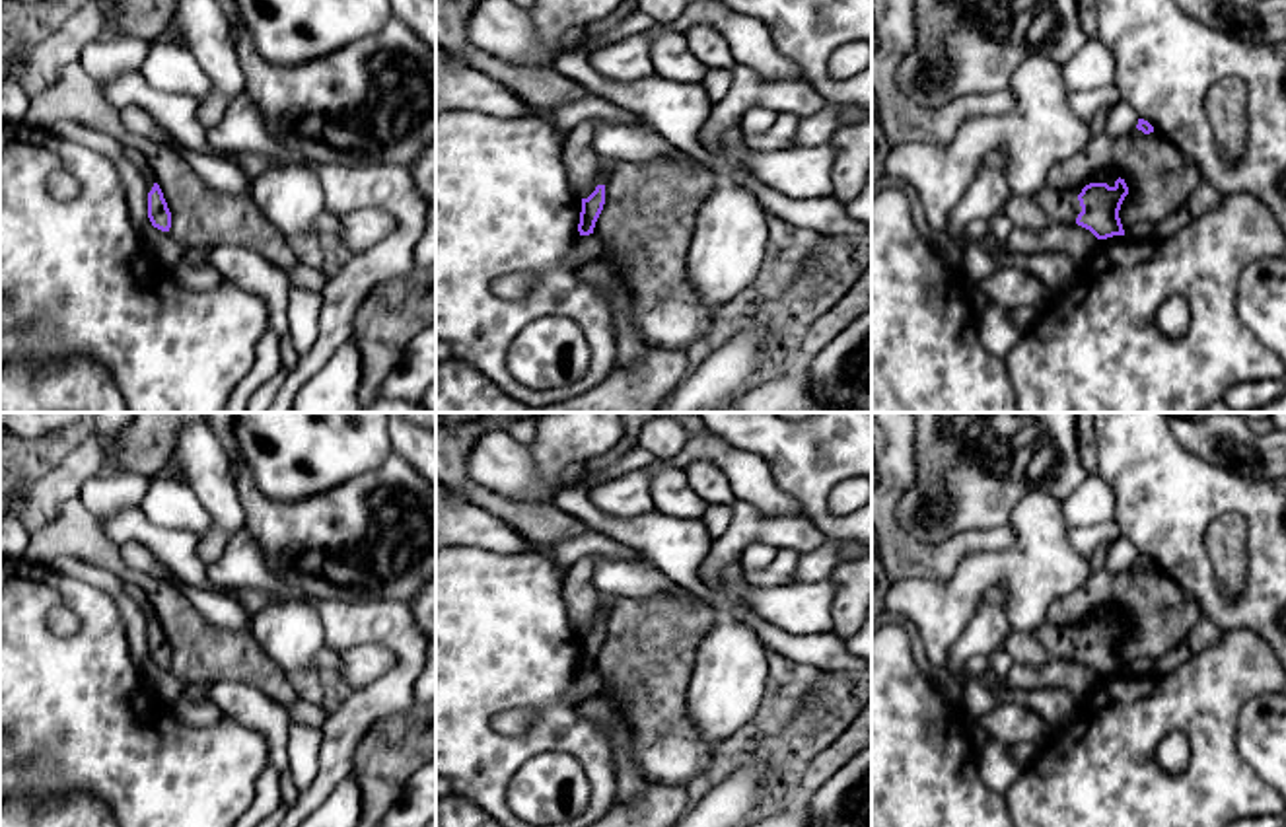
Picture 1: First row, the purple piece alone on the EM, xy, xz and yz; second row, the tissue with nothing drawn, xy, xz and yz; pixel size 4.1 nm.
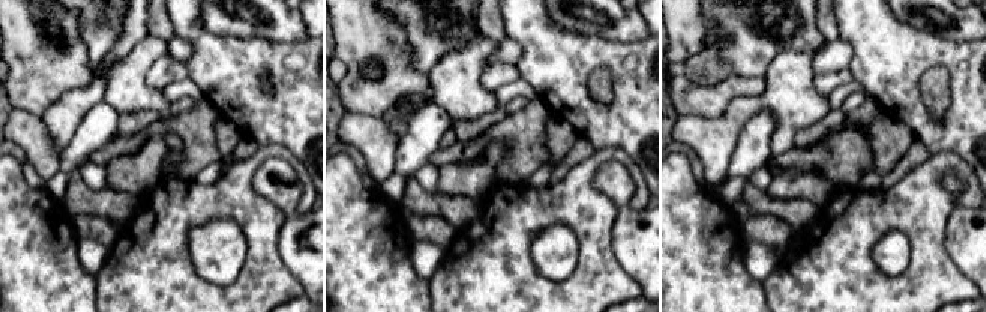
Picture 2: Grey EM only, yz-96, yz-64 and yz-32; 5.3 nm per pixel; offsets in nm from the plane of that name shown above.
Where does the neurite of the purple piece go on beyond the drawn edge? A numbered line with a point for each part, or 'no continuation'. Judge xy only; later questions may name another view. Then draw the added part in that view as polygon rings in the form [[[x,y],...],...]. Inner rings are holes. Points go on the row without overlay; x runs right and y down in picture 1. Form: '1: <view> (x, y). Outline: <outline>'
1: xy (137, 594). Outline: [[[128,586],[126,592],[130,593],[130,597],[138,603],[138,607],[142,609],[144,617],[146,617],[146,627],[150,629],[156,613],[152,609],[152,603],[148,601],[146,593],[138,588],[138,586]]]

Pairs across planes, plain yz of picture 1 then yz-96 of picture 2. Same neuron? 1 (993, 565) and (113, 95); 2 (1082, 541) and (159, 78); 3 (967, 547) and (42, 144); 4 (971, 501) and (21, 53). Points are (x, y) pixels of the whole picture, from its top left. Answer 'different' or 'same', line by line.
1: same
2: same
3: different
4: different

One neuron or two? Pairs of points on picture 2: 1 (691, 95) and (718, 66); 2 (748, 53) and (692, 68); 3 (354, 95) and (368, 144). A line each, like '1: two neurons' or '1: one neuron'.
1: two neurons
2: one neuron
3: two neurons

